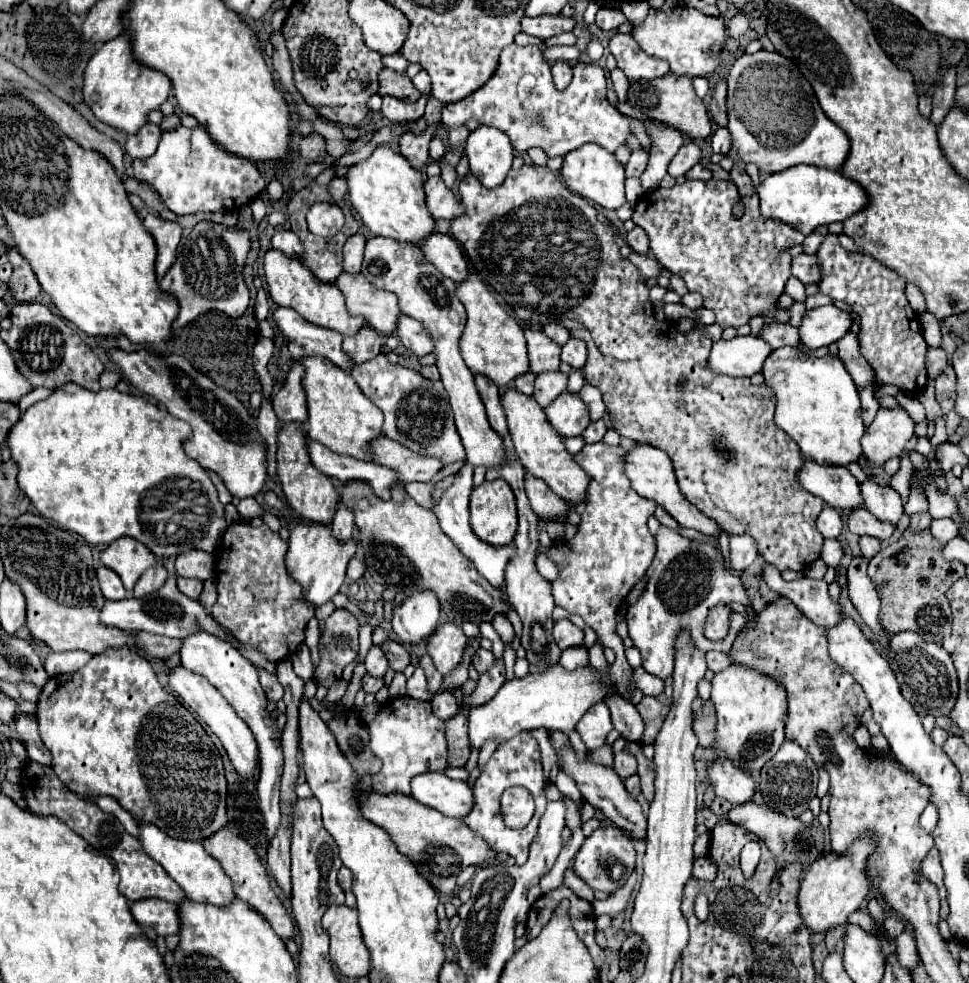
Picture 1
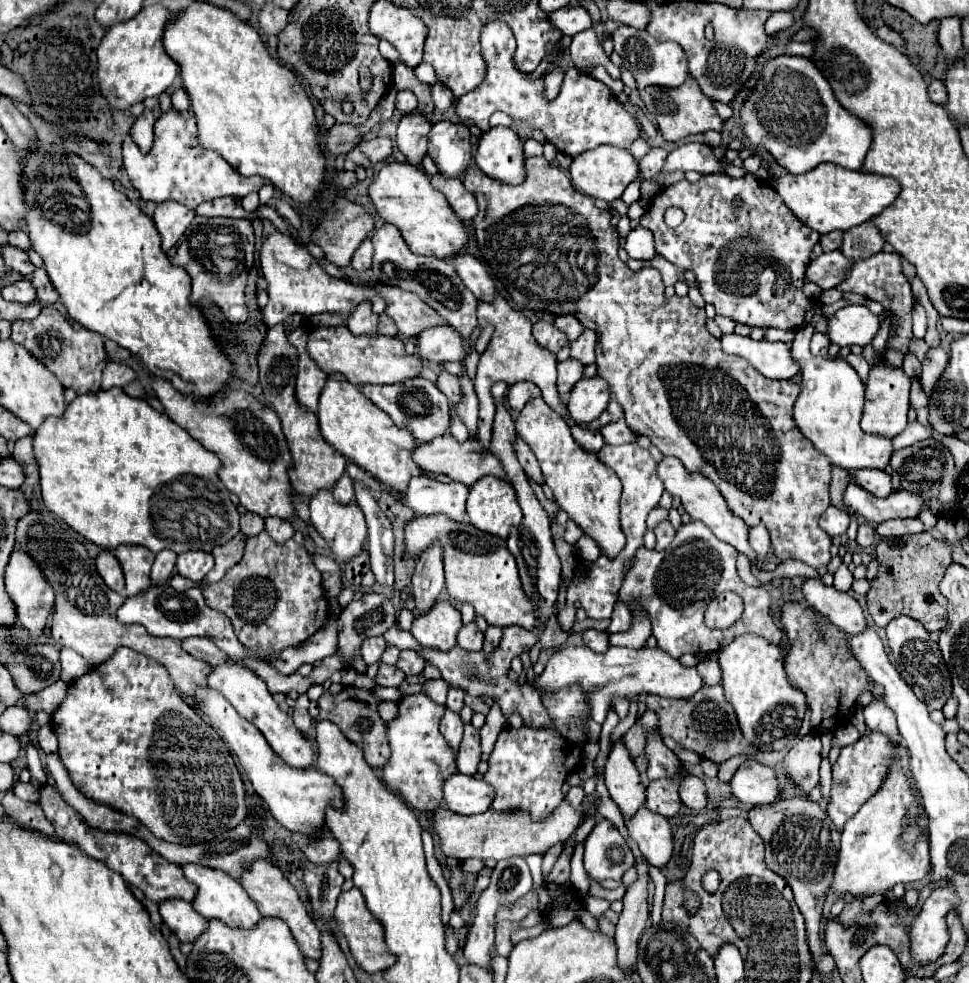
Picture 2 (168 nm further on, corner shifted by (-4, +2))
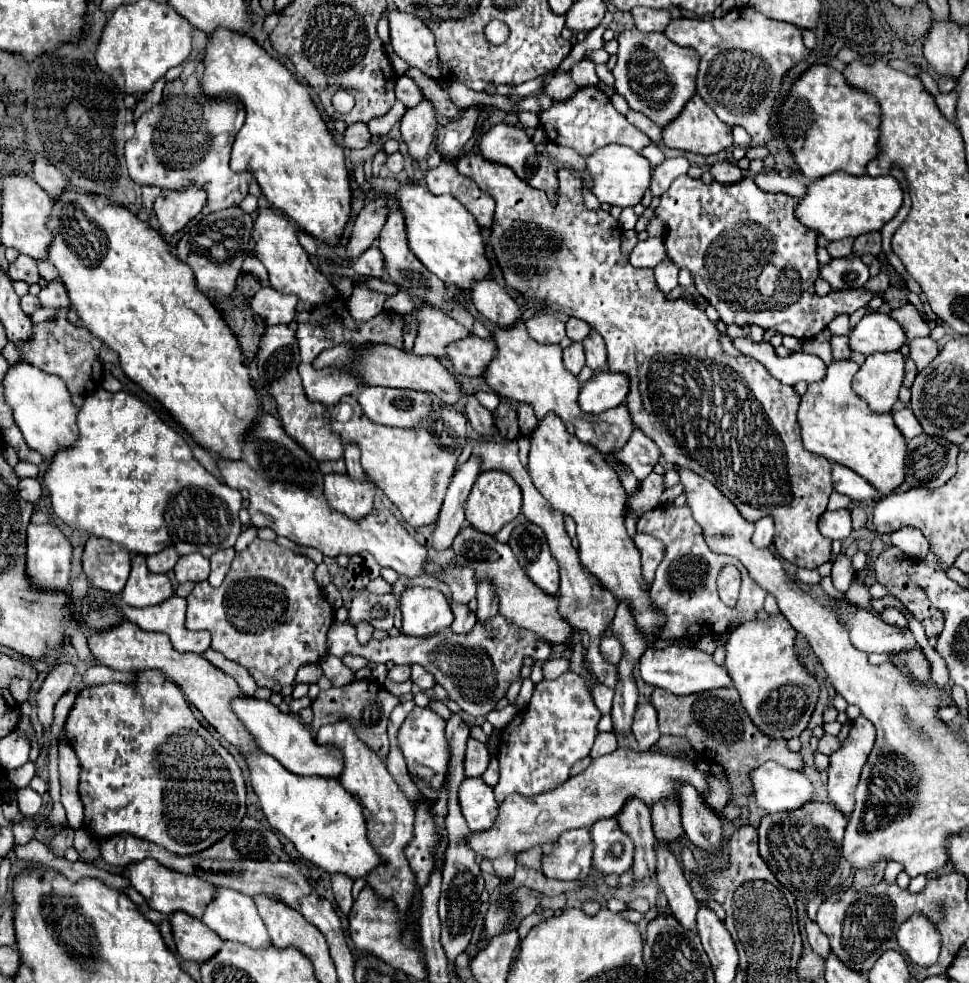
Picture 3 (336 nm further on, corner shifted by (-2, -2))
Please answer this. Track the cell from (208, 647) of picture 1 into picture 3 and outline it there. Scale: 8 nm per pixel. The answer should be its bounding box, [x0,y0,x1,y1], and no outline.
[232,697,344,779]

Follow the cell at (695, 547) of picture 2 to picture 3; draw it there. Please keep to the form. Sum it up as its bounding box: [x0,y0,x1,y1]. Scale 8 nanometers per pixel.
[638,503,766,639]

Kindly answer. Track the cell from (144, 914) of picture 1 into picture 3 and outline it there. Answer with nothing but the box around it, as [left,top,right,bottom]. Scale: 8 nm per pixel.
[170,913,224,965]

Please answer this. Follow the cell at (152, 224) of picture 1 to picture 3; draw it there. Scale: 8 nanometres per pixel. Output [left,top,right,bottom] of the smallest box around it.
[154,185,206,235]

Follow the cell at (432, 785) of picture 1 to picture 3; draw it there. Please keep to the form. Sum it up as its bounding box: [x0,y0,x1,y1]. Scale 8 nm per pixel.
[460,777,498,833]

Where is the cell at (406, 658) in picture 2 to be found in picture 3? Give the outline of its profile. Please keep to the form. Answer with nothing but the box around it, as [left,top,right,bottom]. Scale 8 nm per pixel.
[412,665,436,691]

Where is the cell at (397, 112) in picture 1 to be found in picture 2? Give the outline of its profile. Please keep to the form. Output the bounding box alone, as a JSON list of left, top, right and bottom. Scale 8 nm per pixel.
[396,91,418,115]

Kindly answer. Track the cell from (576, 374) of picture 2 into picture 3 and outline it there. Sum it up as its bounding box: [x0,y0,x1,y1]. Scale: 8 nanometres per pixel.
[564,343,584,375]

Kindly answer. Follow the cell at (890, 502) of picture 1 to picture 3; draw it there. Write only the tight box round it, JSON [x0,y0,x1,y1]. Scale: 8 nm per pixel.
[832,463,876,503]

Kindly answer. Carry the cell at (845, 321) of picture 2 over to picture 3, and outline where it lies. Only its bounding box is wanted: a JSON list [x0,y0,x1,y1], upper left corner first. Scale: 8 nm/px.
[850,313,906,355]

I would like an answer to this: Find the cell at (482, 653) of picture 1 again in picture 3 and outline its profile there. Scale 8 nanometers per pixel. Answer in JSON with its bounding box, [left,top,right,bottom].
[450,601,476,633]

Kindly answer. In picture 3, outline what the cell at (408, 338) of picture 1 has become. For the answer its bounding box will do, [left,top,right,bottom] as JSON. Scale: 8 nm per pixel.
[448,335,496,377]

